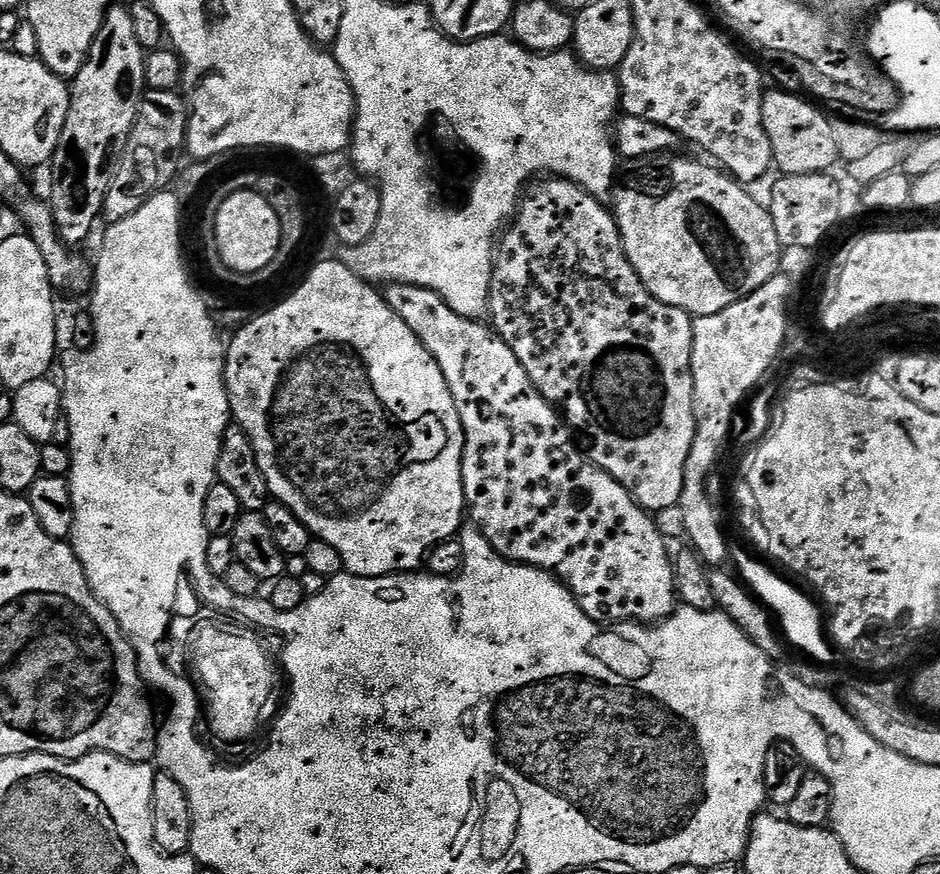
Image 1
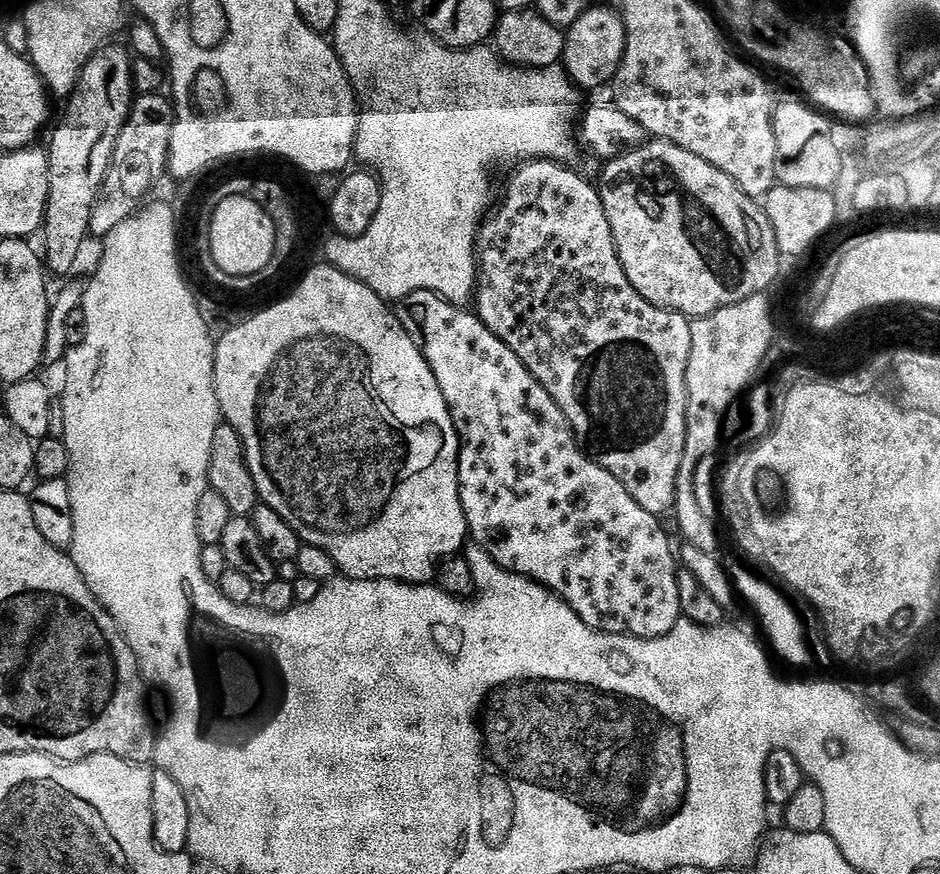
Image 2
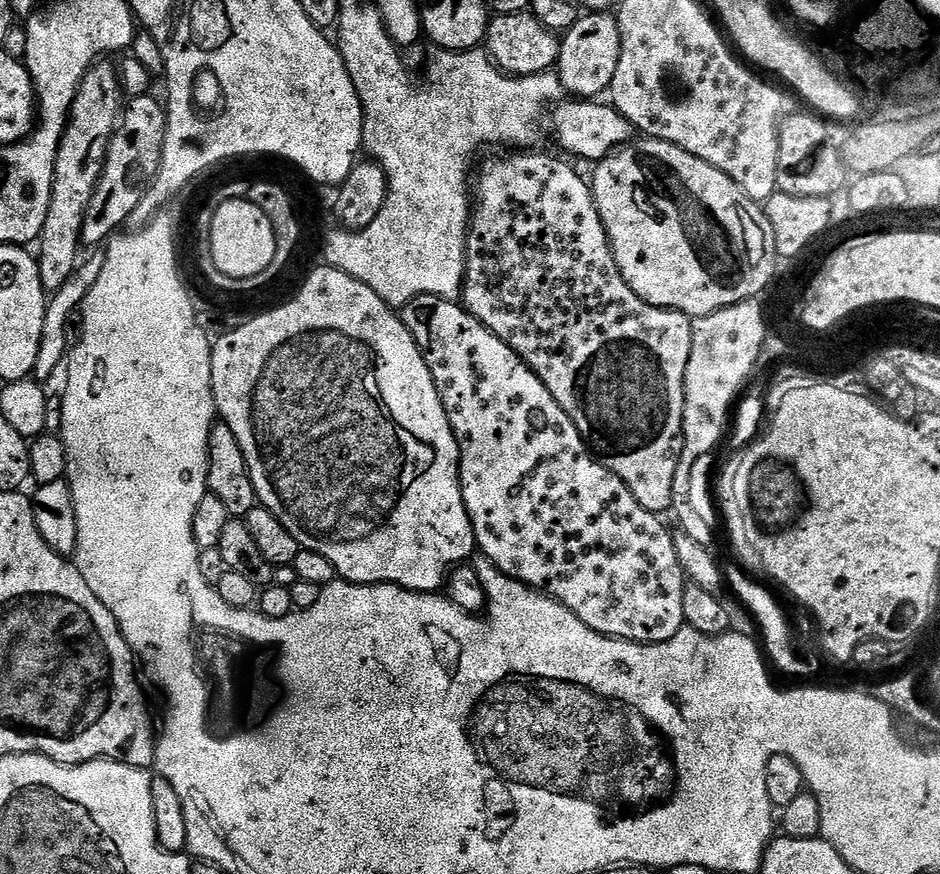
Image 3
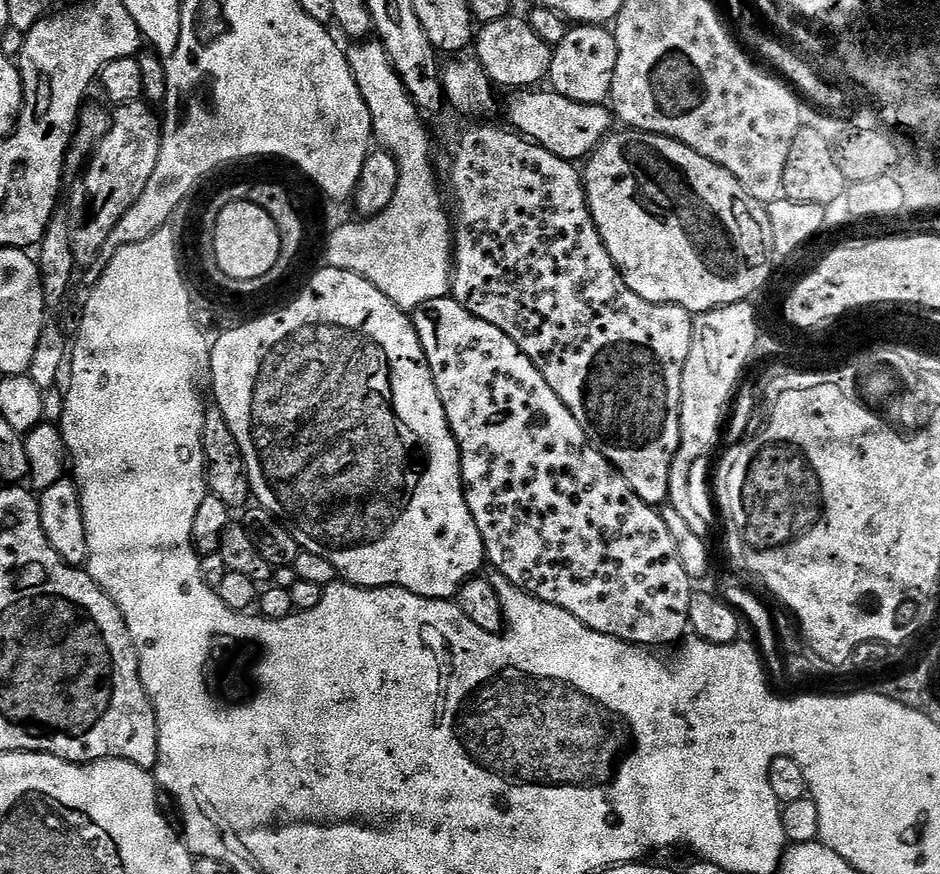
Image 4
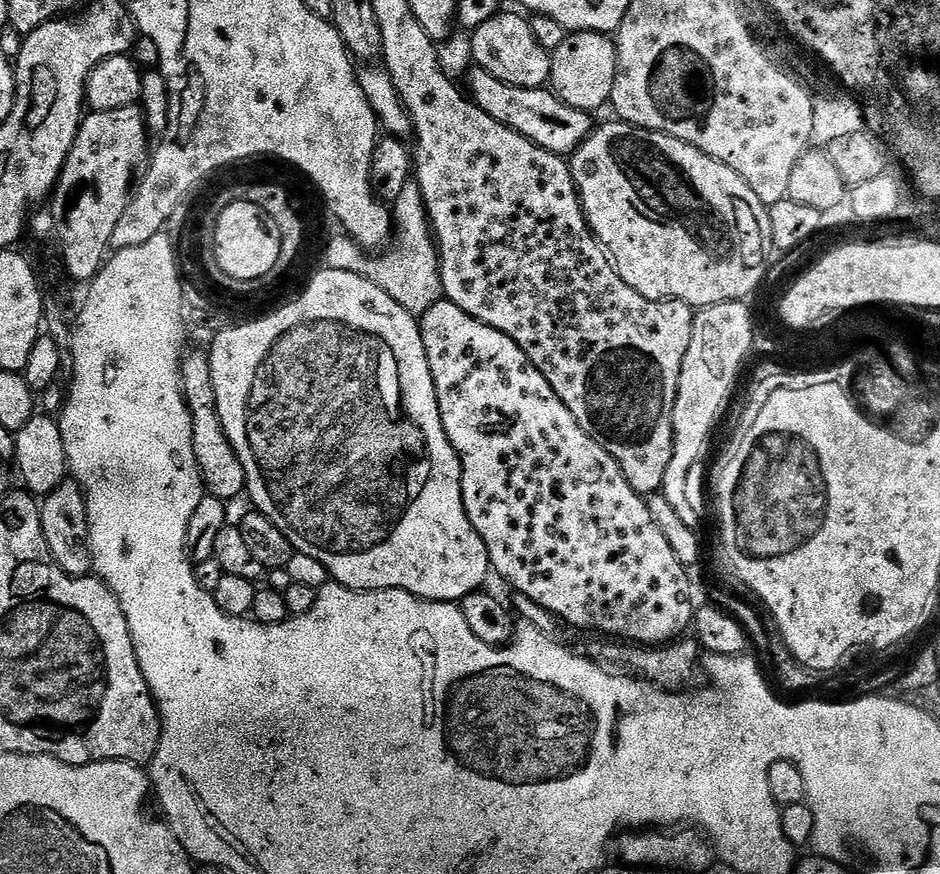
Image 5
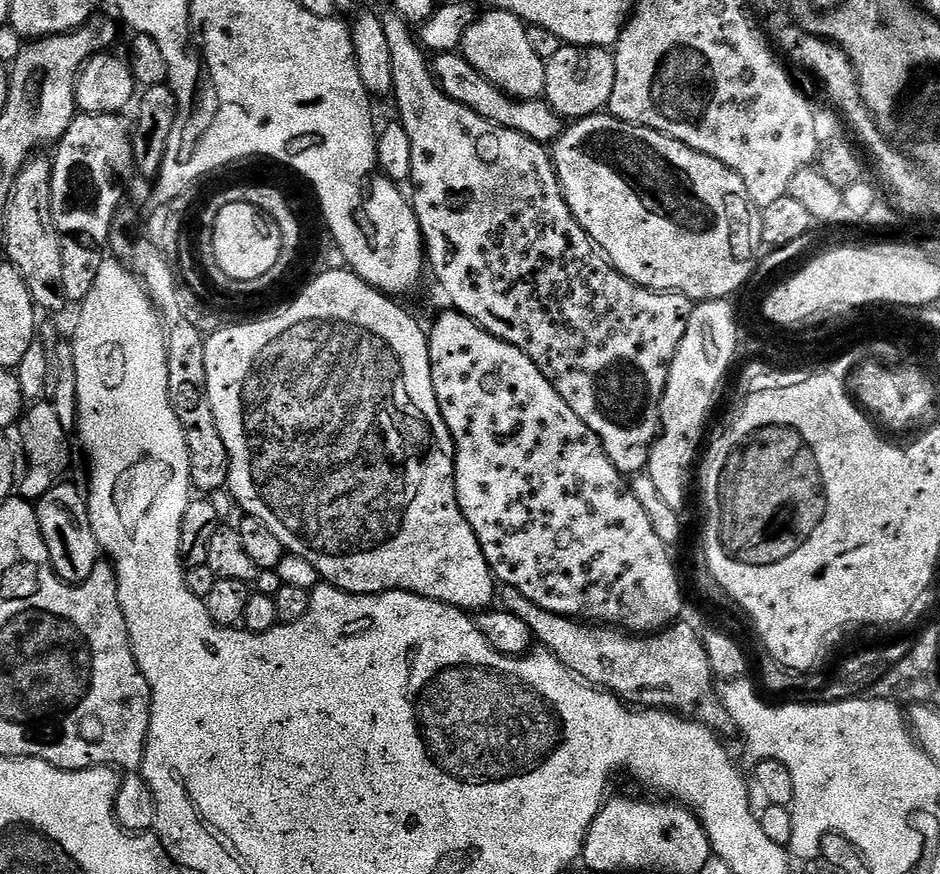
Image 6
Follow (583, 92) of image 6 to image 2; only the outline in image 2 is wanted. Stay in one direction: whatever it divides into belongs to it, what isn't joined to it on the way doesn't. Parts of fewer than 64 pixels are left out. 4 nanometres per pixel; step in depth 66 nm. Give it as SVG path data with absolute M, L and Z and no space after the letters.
M589 8L580 15L578 22L574 22L572 27L567 29L564 38L564 59L563 67L570 73L571 79L576 80L584 88L600 88L603 84L611 85L616 79L617 72L620 71L620 63L626 50L626 26L623 15L612 8Z

